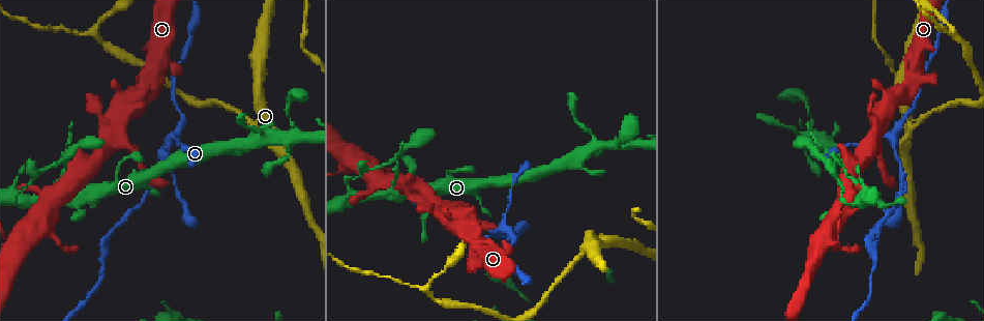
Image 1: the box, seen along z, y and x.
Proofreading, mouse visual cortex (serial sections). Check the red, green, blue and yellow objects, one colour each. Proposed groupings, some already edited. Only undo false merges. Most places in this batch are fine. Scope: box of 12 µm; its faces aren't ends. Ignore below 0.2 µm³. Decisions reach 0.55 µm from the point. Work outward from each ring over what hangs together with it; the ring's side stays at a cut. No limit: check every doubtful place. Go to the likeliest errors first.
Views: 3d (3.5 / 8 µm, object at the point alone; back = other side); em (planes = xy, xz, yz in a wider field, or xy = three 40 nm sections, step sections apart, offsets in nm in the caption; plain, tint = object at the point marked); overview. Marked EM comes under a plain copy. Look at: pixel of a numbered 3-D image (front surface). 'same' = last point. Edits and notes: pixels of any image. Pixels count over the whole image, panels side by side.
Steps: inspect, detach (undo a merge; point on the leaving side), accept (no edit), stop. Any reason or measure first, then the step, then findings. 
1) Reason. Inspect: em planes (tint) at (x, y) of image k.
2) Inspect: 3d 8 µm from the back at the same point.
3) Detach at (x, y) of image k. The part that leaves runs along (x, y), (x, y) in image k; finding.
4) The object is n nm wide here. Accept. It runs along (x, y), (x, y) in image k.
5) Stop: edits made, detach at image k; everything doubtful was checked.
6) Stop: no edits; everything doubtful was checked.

Thin neck. Inspect: 3d 3.5 µm at (490, 236) of image 1.

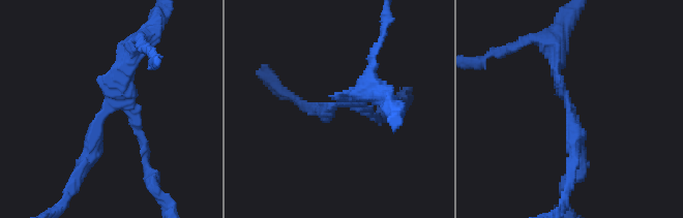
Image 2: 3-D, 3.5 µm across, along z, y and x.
Inspect: em planes (tint) at (334, 108) of image 2.

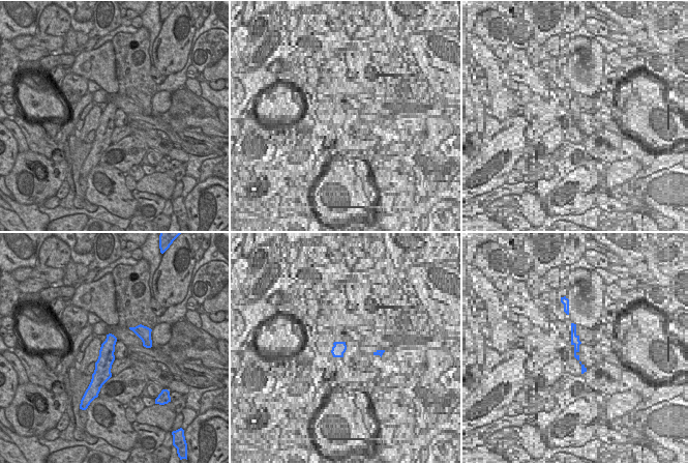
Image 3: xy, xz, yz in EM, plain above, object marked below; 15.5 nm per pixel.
Accept. It runs along (111, 337), (103, 364), (103, 379) in image 3; one cell here.

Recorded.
Three arms meet. Inspect: 3d 8 µm from the back at (425, 291) of image 1.

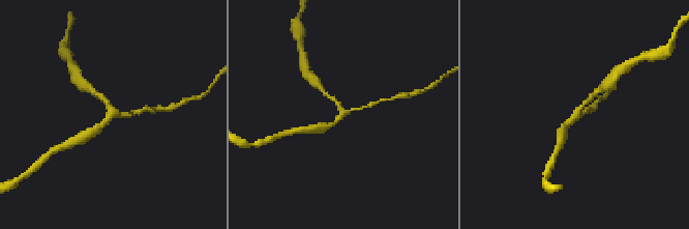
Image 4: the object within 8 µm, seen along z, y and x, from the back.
Closer look. Inspect: 3d 3.5 µm from the back at (576, 115) of image 4.

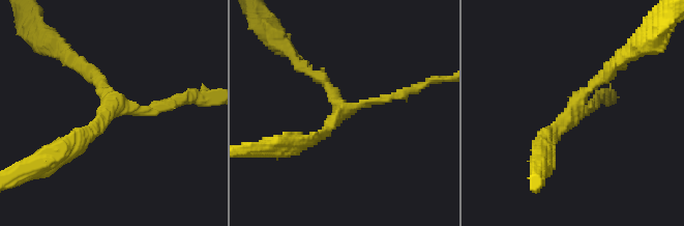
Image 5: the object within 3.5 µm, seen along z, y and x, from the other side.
Shape alone is not enough. Inspect: em xy step 2 (tint) at (110, 109) of image 5.

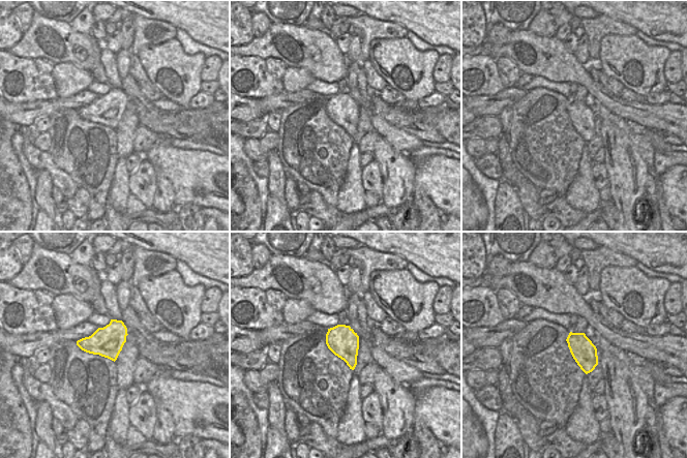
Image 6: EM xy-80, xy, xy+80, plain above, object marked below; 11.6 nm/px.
The arms are 100, 150, 200 nm wide. Accept. It runs along (543, 149), (588, 88), (615, 66) in image 5; continuous, no second cell.

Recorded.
Abrupt turn. Inspect: 3d 3.5 µm at (68, 145) of image 1.

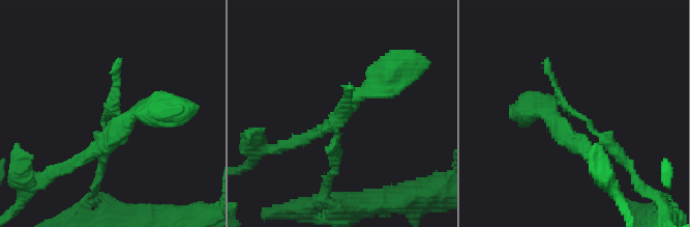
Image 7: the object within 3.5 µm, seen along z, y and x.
Now the EM. Inspect: em xy step 5 (tint) at (104, 118) of image 7.

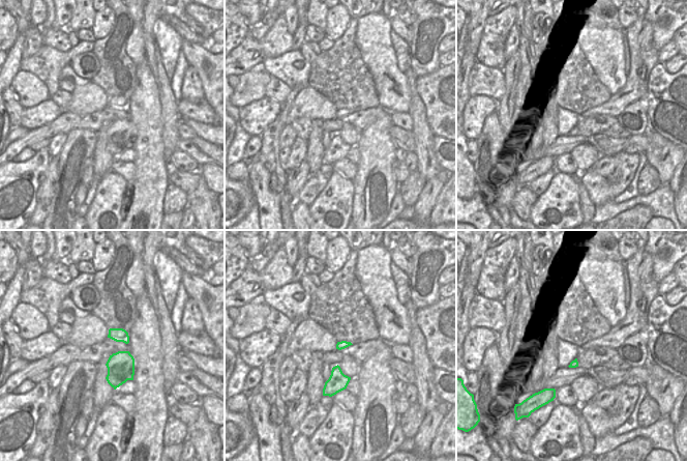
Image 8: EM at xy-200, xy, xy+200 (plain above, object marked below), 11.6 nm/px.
Accept. Continuous, no second cell.

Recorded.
Stop: no edits; everything doubtful was checked.

